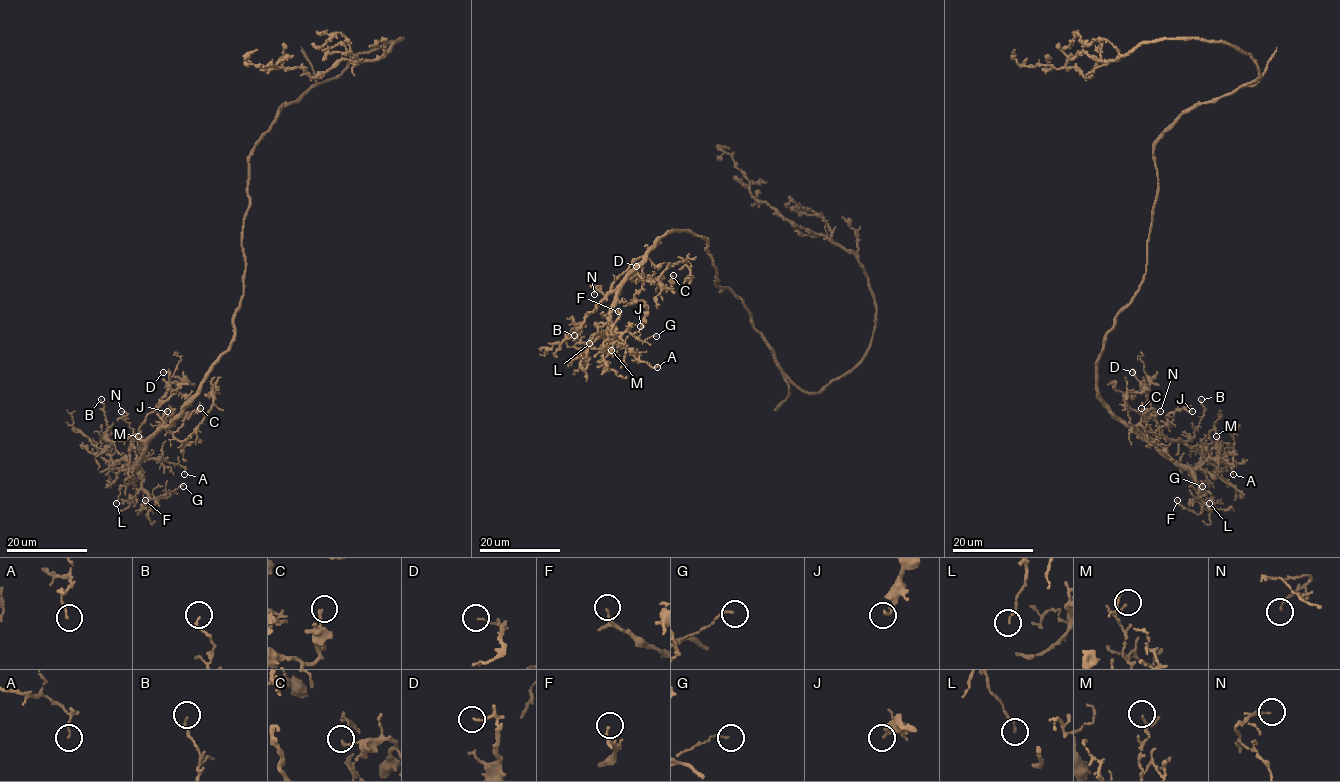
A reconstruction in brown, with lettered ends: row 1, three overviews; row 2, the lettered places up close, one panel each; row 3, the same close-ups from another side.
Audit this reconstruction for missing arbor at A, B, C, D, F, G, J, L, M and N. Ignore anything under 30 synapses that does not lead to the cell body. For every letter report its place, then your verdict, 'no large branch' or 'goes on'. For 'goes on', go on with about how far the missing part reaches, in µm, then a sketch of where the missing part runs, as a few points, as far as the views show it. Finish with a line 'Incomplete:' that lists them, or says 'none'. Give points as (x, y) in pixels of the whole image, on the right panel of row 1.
A: at (1233, 474); no large branch
B: at (1201, 399); no large branch
C: at (1141, 408); no large branch
D: at (1132, 372); no large branch
F: at (1177, 500); no large branch
G: at (1202, 486); no large branch
J: at (1192, 411); no large branch
L: at (1209, 503); no large branch
M: at (1216, 436); no large branch
N: at (1160, 411); no large branch
Incomplete: none

